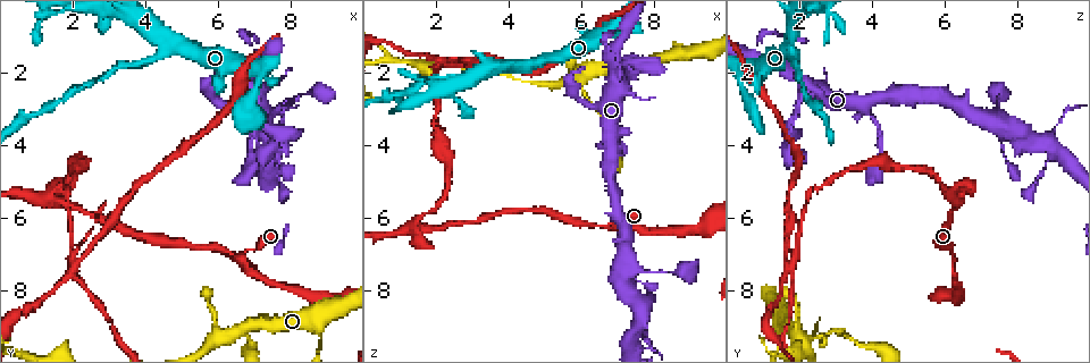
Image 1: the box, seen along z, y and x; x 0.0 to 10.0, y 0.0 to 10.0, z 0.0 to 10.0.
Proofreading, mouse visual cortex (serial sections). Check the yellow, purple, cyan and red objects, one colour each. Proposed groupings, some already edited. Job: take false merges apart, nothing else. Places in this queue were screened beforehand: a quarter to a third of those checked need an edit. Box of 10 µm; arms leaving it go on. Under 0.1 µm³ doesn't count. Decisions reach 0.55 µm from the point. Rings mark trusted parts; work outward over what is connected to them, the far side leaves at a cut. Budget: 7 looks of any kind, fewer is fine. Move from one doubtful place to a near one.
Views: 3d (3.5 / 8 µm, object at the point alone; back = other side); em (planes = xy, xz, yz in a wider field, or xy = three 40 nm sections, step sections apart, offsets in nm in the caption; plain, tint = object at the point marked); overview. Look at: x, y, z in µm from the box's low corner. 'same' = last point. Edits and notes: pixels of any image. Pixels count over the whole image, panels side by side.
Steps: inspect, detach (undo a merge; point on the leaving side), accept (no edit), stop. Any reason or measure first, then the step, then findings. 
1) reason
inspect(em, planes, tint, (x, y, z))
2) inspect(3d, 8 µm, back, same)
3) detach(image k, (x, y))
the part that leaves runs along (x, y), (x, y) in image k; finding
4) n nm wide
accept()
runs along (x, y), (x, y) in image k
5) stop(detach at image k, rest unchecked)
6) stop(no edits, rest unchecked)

abrupt turn
inspect(3d, 3.5 µm, (6.70, 7.10, 6.25))

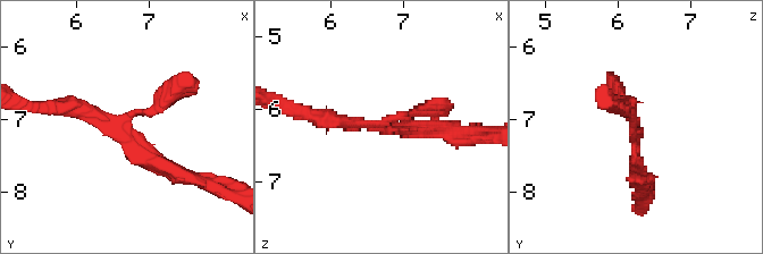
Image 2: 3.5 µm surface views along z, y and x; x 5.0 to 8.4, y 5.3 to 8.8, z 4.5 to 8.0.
shape alone is not enough
inspect(em, planes, tint, (6.65, 7.10, 6.25))

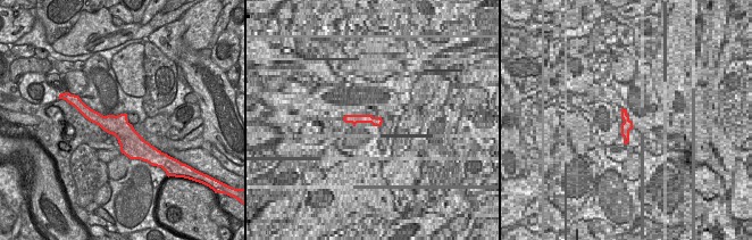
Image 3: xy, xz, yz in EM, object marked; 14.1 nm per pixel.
300 nm wide
accept()
runs along (84, 109), (144, 145) in image 3; all the same cell

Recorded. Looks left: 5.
calibre changes
inspect(3d, 3.5 µm, (6.00, 9.30, 2.15))

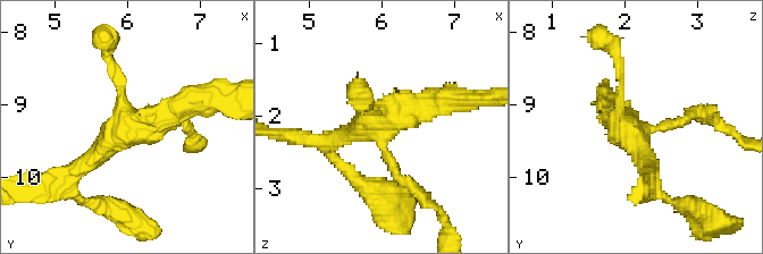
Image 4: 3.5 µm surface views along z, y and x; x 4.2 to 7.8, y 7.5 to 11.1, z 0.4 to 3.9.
inspect(em, planes, tint, (6.05, 9.35, 2.15))

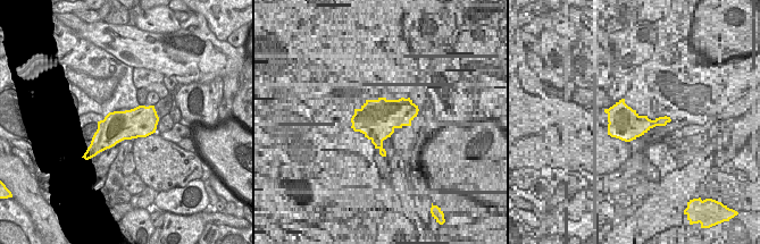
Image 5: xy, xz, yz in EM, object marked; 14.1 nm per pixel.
cut it another way
inspect(em, xy, step 2, tint, same)

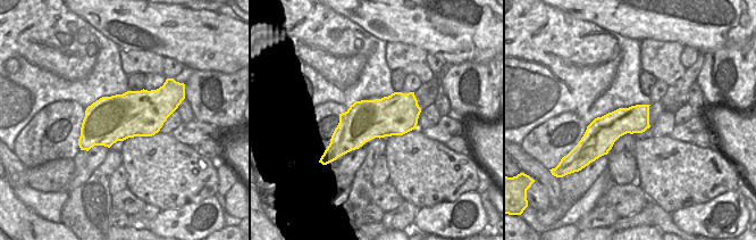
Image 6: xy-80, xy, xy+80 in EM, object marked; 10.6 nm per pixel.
accept()
runs along (445, 100), (383, 126), (386, 158), (411, 187) in image 4; one cell here

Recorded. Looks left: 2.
arms part here
inspect(3d, 3.5 µm, (1.35, 5.40, 6.25))

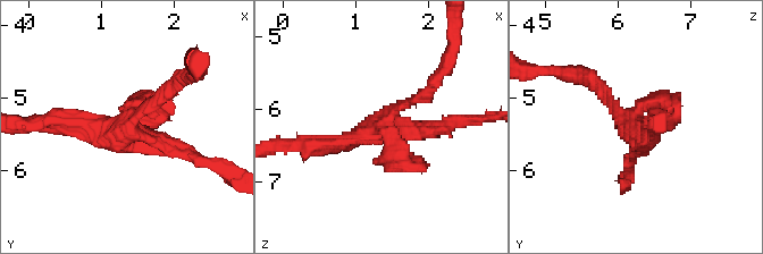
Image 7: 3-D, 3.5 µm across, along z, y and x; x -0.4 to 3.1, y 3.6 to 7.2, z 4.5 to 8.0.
inspect(em, xy, step 2, tint, (1.40, 5.40, 6.20))

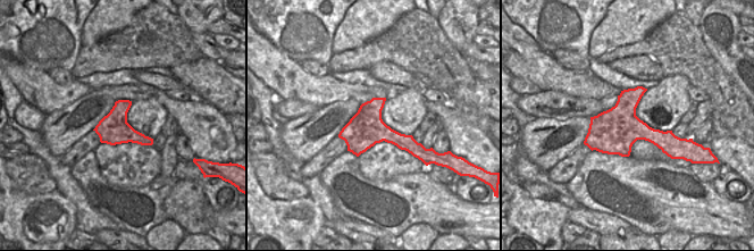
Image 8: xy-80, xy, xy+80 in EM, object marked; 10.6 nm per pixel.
detach(image 7, (407, 161))
the part that leaves runs along (386, 118), (428, 90), (452, 54) in image 7; a second cell is stuck on

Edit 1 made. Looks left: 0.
stop(detach at image 7, rest unchecked)

